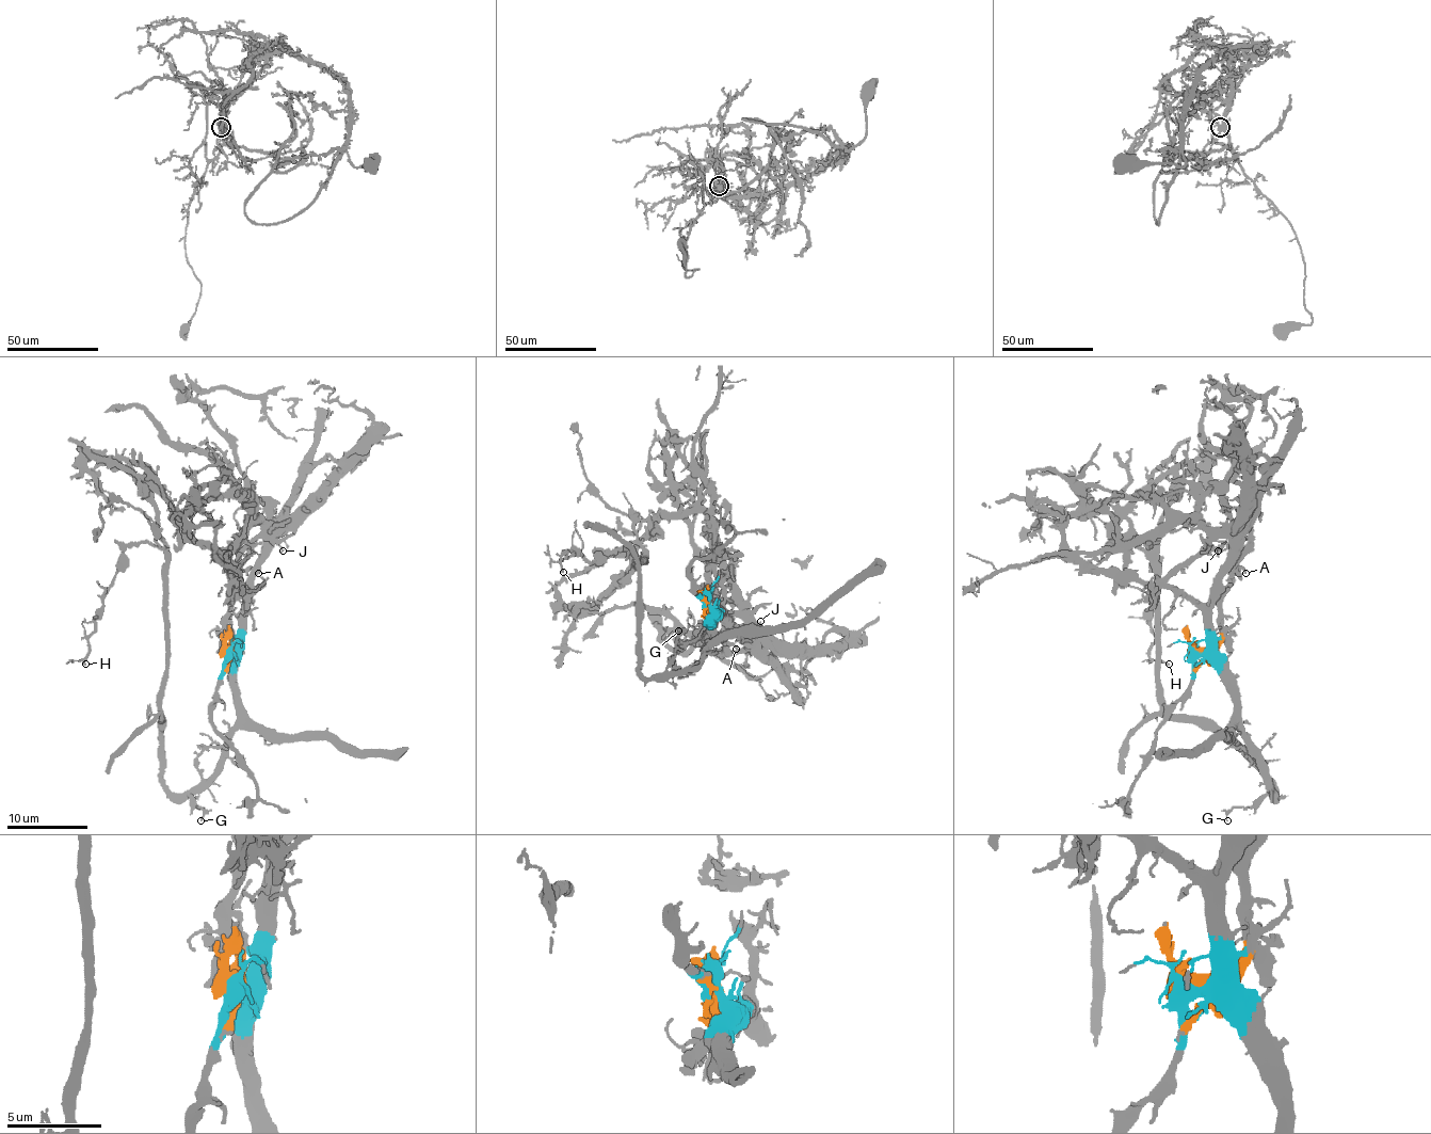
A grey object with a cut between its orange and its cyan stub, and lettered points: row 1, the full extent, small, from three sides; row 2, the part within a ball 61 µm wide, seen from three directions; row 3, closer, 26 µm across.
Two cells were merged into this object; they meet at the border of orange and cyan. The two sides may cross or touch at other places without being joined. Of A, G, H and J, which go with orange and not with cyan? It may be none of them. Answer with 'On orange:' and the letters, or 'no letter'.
On orange: A

